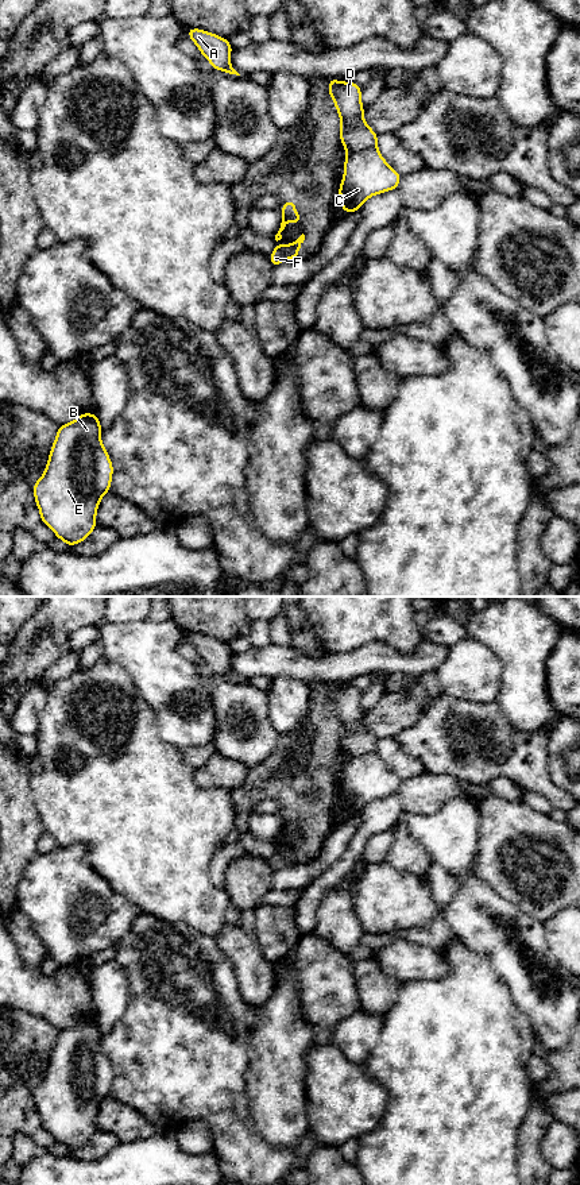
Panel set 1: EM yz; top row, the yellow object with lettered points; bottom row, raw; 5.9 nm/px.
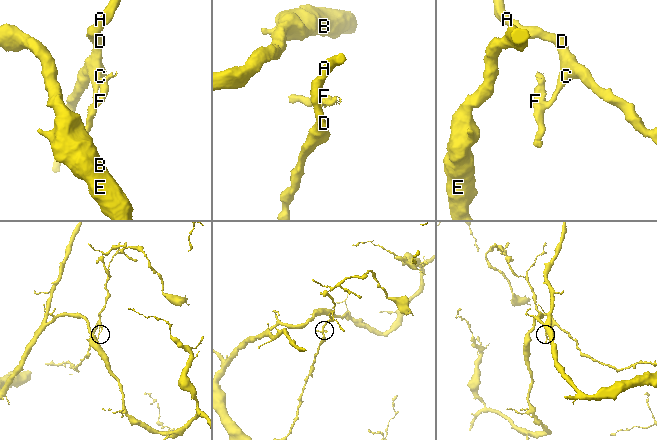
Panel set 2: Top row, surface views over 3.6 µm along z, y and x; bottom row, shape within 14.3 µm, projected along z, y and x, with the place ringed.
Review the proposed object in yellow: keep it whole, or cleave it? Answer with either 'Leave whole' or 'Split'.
Split

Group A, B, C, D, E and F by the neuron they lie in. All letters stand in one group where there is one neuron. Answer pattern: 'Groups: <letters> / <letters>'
Groups: A B C D E / F

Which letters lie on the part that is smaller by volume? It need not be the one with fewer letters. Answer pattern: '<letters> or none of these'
F

